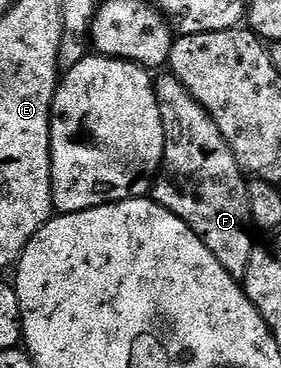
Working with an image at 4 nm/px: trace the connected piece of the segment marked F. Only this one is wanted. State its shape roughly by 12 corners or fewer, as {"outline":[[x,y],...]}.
{"outline":[[170,73],[153,198],[237,281],[251,260],[248,180]]}

